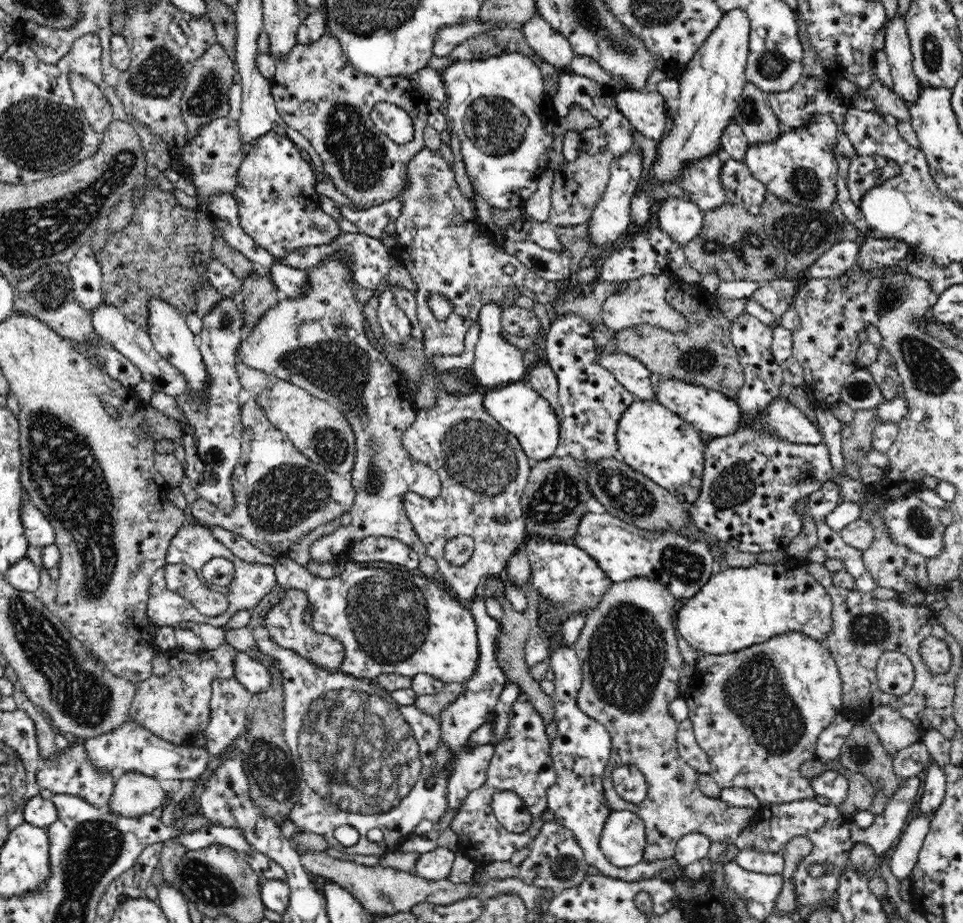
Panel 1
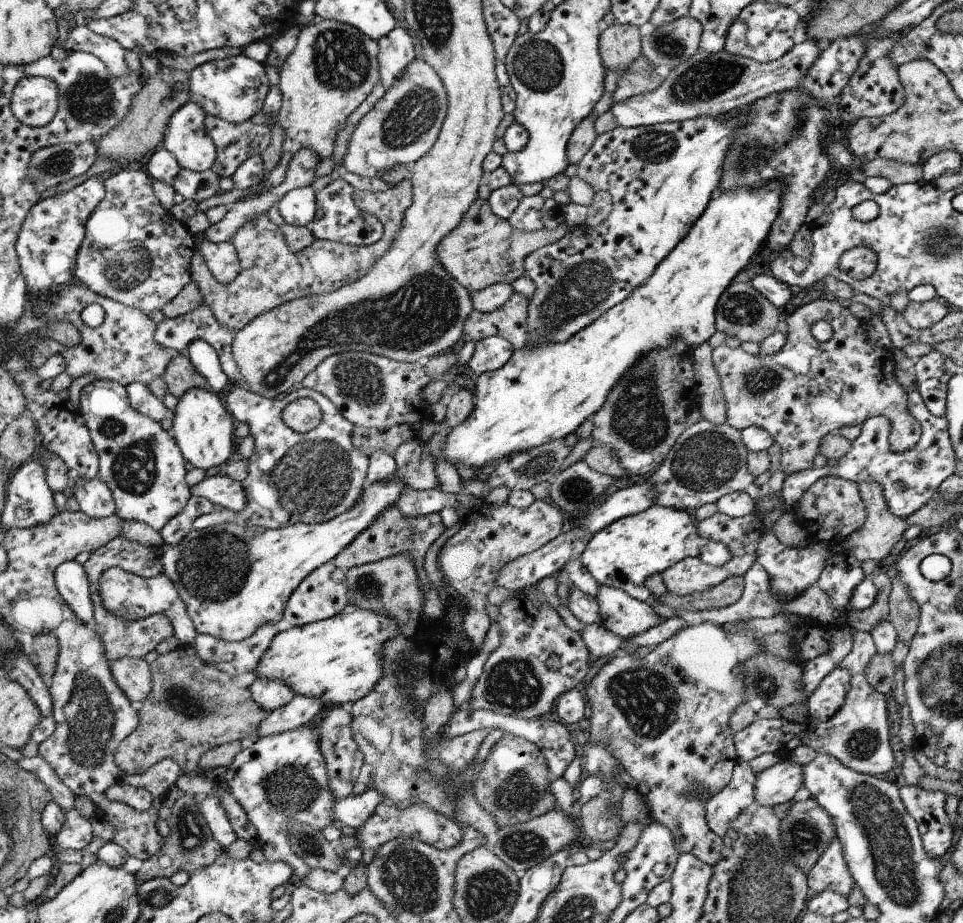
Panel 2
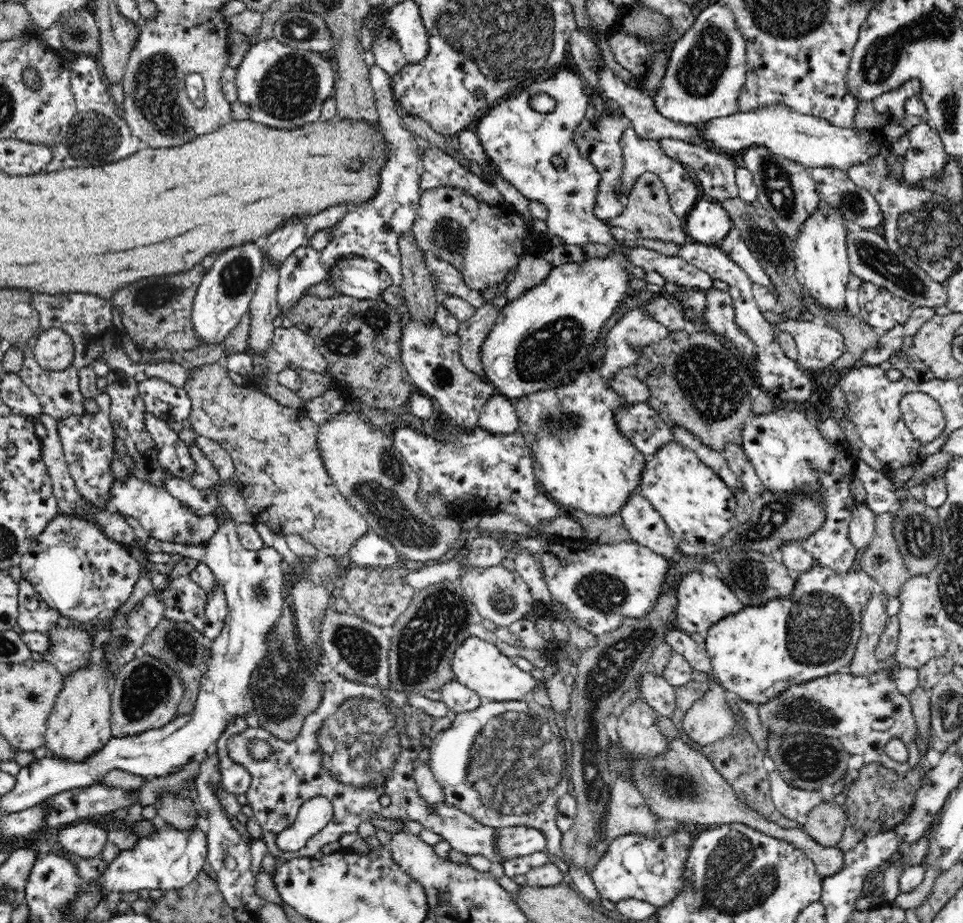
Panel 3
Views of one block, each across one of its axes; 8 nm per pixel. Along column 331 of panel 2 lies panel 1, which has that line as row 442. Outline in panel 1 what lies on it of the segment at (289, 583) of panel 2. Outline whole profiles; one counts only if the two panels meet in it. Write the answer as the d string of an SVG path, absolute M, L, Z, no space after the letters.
M521 381L500 389L492 389L483 397L488 414L518 438L528 458L545 461L552 457L558 442L561 441L561 426L556 411L545 398L542 398L542 395L525 381Z

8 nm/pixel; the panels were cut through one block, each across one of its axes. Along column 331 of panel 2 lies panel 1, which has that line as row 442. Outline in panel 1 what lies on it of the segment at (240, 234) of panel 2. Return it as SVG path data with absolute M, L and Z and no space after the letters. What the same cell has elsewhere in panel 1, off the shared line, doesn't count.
M249 399L241 406L242 436L241 455L232 472L232 490L237 505L232 513L226 514L208 501L198 499L191 504L191 519L205 526L216 526L243 536L262 552L275 557L287 556L292 543L301 539L316 526L325 524L350 512L356 490L346 475L327 469L325 465L312 462L294 446L286 433L278 430L266 417L261 403Z

